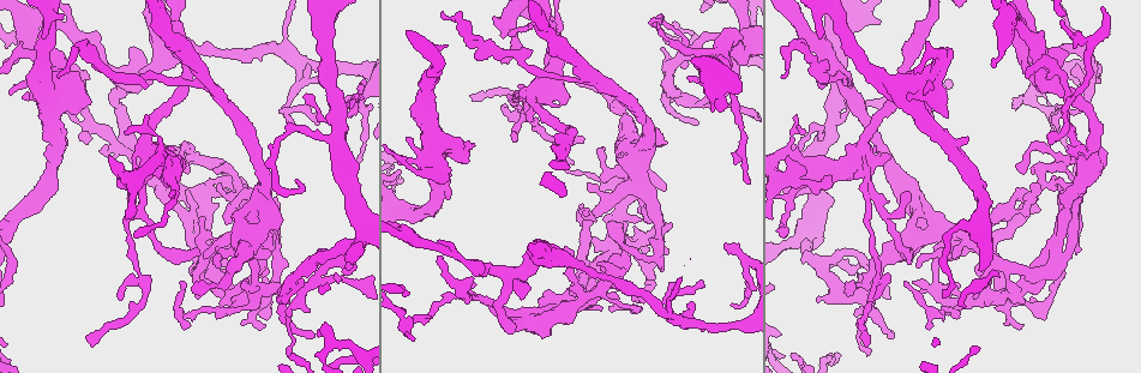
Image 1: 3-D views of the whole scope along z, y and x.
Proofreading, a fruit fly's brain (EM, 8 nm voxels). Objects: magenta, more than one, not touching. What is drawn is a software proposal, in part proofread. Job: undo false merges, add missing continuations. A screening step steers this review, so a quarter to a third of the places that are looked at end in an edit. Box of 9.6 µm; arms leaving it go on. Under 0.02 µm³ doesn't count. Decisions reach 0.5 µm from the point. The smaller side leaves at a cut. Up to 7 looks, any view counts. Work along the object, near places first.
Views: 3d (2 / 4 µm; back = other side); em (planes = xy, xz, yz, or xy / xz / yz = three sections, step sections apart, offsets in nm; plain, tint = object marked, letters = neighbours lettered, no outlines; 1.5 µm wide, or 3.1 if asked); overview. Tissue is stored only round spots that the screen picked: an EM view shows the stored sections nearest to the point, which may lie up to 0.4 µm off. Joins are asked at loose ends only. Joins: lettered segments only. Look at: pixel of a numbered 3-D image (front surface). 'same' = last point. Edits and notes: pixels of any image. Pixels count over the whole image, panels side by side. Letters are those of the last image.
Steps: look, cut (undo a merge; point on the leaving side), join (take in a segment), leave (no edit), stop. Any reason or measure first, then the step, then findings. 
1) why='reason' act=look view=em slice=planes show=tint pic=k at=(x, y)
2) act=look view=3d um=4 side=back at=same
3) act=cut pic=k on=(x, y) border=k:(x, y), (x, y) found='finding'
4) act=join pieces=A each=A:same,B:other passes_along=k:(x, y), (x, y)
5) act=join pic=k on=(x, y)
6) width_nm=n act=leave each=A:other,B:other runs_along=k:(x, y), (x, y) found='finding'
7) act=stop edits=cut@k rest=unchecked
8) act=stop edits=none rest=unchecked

why='calibre changes' act=look view=3d um=4 pic=1 at=(178, 195)

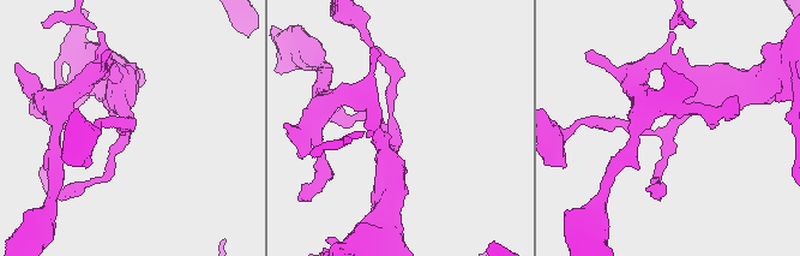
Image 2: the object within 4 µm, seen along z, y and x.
why='shape alone is not enough' act=look view=em slice=planes show=letters pic=2 at=(391, 128)

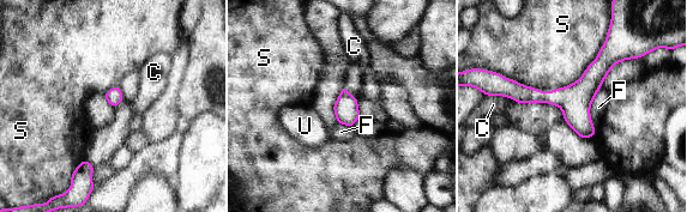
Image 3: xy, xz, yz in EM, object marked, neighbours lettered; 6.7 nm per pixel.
width_nm=110 act=leave each=C:other,F:other,S:other,U:other border=3:(600, 88), (590, 106), (595, 129) found='continuous, no second neuron'

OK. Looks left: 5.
why='tapers out' act=look view=em slice=planes show=letters pic=1 at=(929, 329)

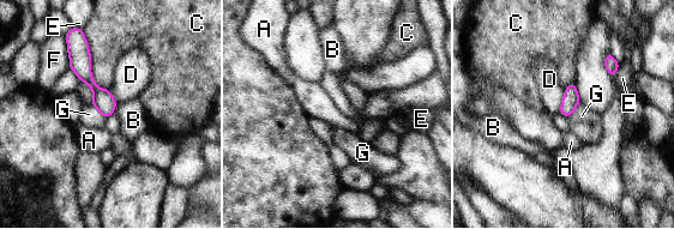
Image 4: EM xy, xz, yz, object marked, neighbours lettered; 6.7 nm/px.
act=leave each=A:other,B:other,C:other,D:other,E:other,F:other,G:other runs_along=4:(82, 47), (82, 70), (106, 113) found='none of them fits'

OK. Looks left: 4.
why='end of a long branch' act=look view=3d um=2 pic=1 at=(866, 339)

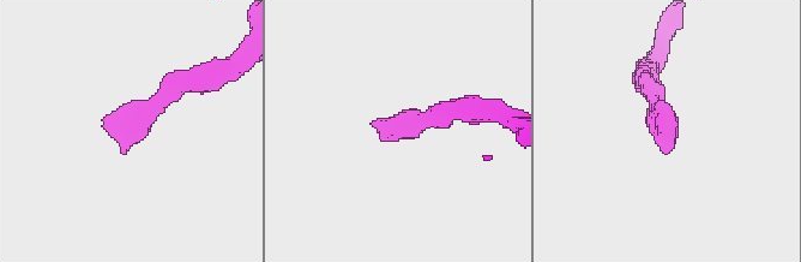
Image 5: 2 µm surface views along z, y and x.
why='now the EM' act=look view=em slice=planes show=tint pic=5 at=(371, 123)

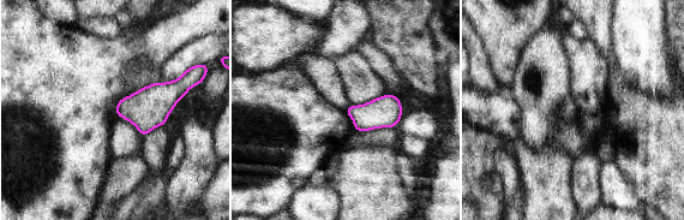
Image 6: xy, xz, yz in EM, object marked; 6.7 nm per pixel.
why='what lies round it' act=look view=em slice=planes show=letters at=same

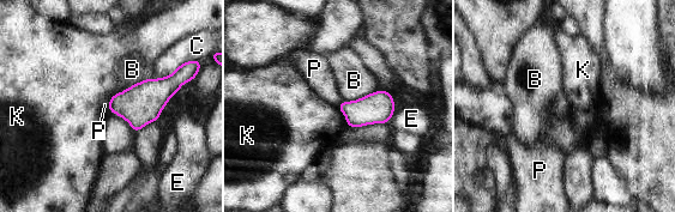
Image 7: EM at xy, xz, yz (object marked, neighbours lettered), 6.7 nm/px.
width_nm=180 longest_contact=B:260nm act=leave each=B:other,C:other,E:other,K:other,P:other found='no lettered segment goes on from it'

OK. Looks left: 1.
act=stop edits=none rest=unchecked

